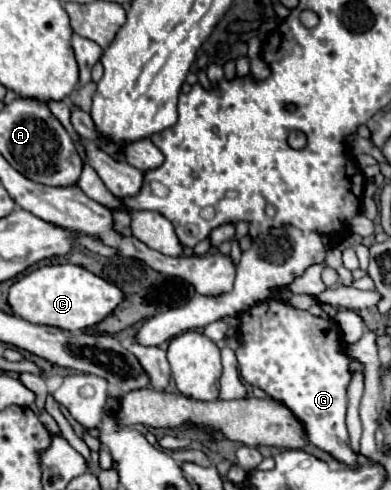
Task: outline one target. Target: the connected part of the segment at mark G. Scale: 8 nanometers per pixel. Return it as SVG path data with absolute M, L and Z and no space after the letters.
M269 299L263 301L243 315L239 315L239 343L241 347L235 351L239 373L241 377L267 393L267 397L283 403L299 423L303 423L305 439L313 443L315 447L331 453L337 461L357 467L355 453L351 451L347 439L347 425L345 425L345 413L347 413L347 387L351 383L351 369L349 369L349 357L341 349L341 337L333 325L333 321L315 317L309 311L301 311L297 307L291 307L285 301Z

